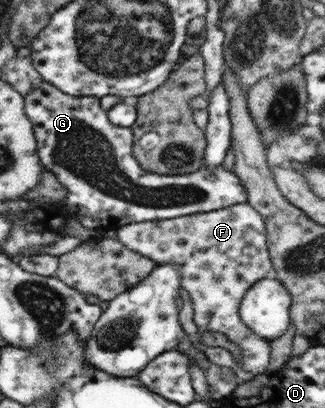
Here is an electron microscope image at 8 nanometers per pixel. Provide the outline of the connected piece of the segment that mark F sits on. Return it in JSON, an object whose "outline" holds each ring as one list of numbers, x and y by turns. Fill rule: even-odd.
{"outline":[[247,202,244,204,236,204,234,206,224,207,220,210,211,210,208,213,196,213,189,214,187,216,177,217,165,219,164,221,147,221,147,222,136,222,130,225,122,226,117,230,118,241,122,243,124,246,134,250,138,254,142,256,148,257,152,259,154,262,163,263,163,264,176,264,178,266,178,270,180,270,180,284,186,292,188,292,188,296,190,296,190,300,192,300,192,308,194,309,194,322,196,326,200,330,213,330,214,332,220,332,220,334,224,334,226,338,232,342,232,344,236,344,238,348,240,348,240,362,238,362,238,366,244,370,244,372,252,372,254,375,263,374,264,370,268,364,270,364,270,342,267,339,260,337,257,335,242,321,242,317,240,317,240,313,238,313,238,308,240,308,240,302,242,302,242,298,244,298,244,294,248,292,248,288,252,286,252,284,256,284,262,278,266,278,272,276,272,259,270,259,270,253,268,253,268,243,266,236,266,228,264,223,264,218,261,217,261,214,252,208,250,204]]}

